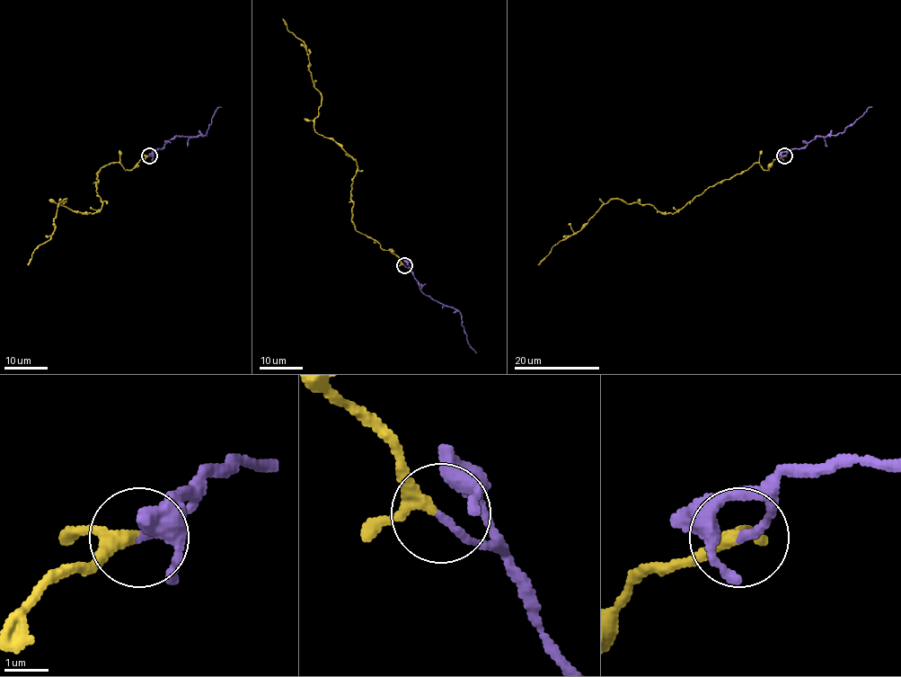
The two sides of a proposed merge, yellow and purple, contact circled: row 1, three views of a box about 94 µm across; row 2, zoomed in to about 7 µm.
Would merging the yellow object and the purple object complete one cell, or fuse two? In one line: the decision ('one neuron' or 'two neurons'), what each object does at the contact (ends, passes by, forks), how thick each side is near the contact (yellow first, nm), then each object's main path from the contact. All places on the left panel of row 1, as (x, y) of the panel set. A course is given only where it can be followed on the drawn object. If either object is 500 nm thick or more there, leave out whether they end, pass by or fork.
one neuron; yellow passes by; purple ends; calibres 220 and 190 nm; course yellow (149, 155), (131, 170), (100, 170), (101, 207), (92, 214), (65, 199), (28, 265); course purple (149, 155), (176, 137), (205, 135), (212, 115), (221, 106)

